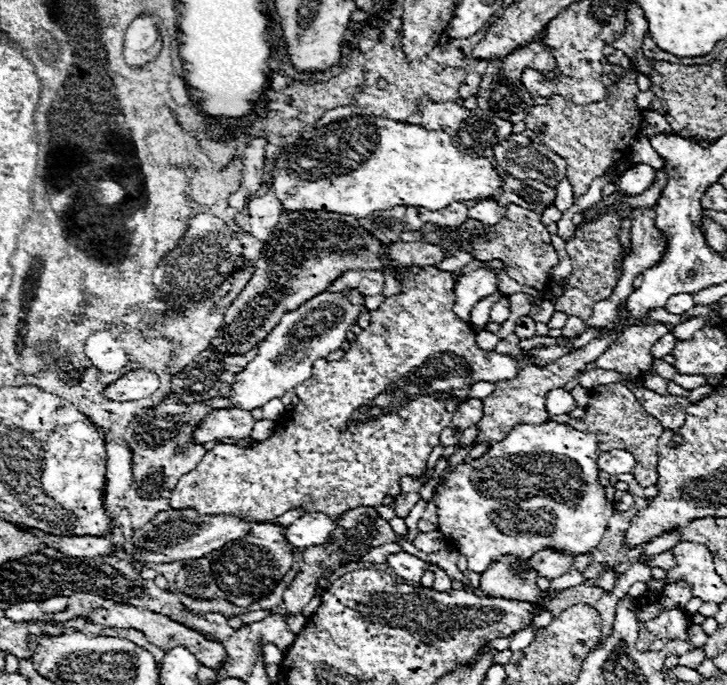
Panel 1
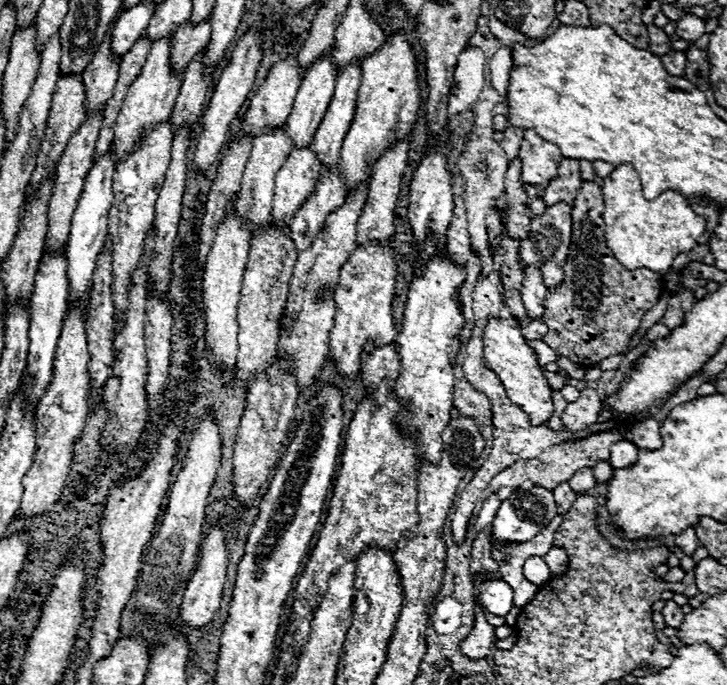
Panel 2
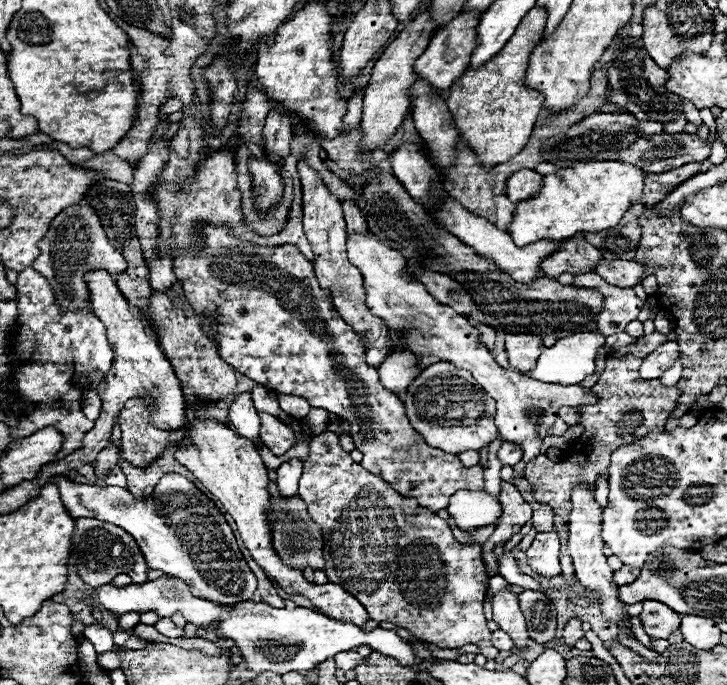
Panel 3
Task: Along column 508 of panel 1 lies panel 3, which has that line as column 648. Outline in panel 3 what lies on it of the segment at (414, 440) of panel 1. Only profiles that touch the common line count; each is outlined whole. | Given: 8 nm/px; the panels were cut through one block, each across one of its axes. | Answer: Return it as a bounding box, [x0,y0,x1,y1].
[640,342,680,380]

